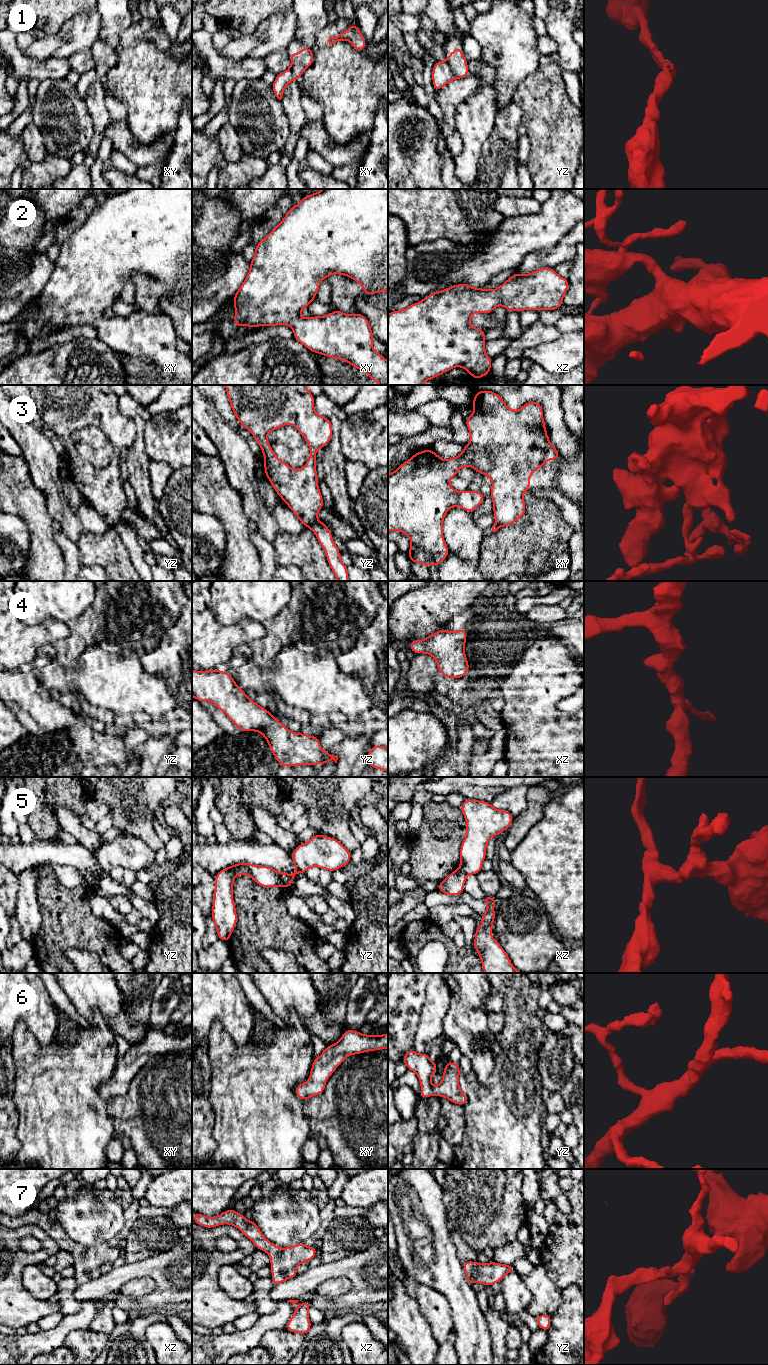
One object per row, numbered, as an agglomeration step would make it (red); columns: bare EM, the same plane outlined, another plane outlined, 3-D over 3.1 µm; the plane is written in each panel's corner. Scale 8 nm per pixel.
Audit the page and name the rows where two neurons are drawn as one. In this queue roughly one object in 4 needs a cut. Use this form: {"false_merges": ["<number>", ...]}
{"false_merges": ["3", "5"]}

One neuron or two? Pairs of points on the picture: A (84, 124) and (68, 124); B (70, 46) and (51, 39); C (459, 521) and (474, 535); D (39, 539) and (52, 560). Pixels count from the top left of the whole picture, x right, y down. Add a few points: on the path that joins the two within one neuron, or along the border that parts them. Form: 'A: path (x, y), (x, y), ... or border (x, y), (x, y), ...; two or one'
A: path (80, 124), (72, 124); one
B: border (67, 34), (68, 39), (52, 55); two
C: path (463, 525), (470, 532); one
D: path (42, 544), (43, 550), (47, 555); one

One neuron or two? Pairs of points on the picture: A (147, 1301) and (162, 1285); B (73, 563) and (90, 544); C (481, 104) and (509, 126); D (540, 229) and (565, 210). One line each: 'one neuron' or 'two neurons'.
A: one neuron
B: two neurons
C: two neurons
D: one neuron

